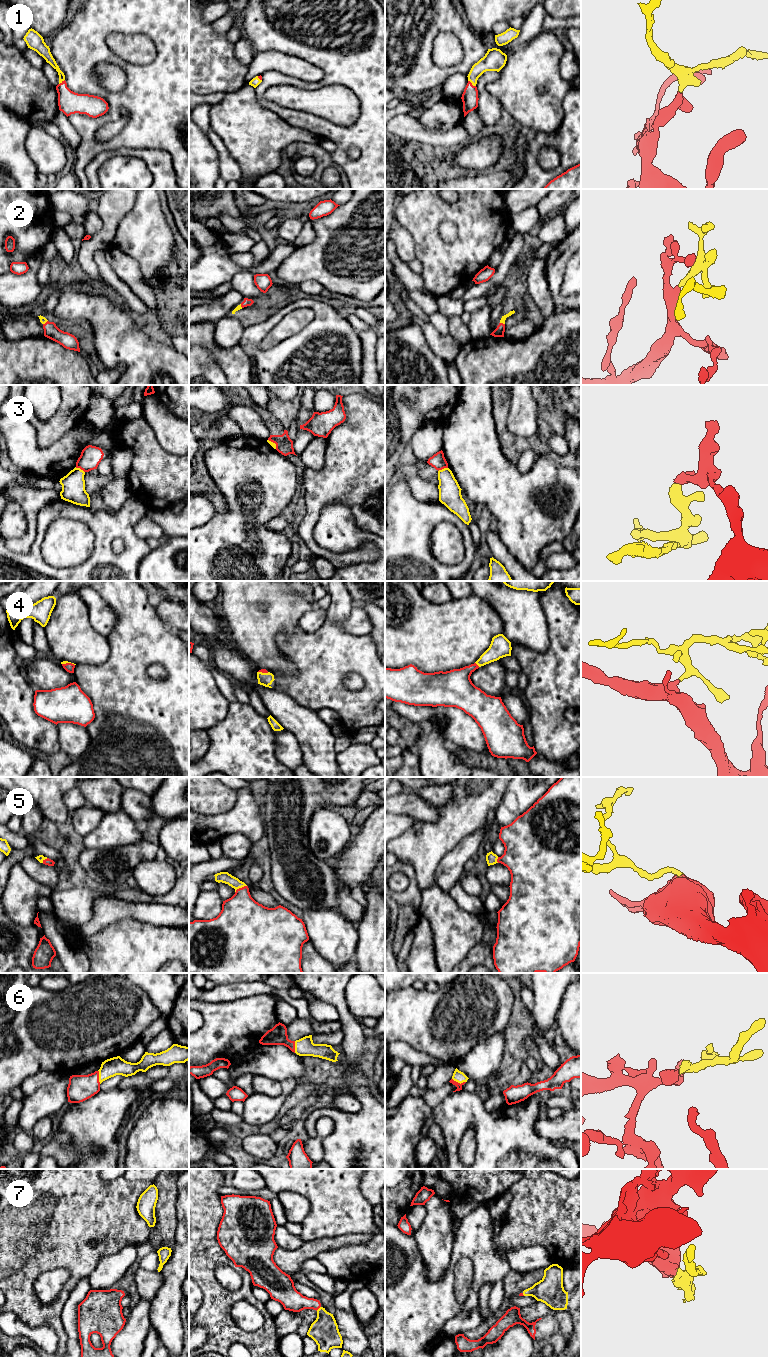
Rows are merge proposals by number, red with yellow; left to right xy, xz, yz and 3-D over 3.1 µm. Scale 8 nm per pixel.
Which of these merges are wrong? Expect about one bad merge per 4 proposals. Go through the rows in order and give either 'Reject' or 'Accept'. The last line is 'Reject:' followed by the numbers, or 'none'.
1: Accept
2: Accept
3: Reject
4: Accept
5: Accept
6: Accept
7: Accept
Reject: 3

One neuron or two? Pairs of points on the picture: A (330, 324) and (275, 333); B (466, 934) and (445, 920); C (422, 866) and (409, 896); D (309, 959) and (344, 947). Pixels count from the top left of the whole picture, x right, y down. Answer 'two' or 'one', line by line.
A: two
B: one
C: two
D: two

